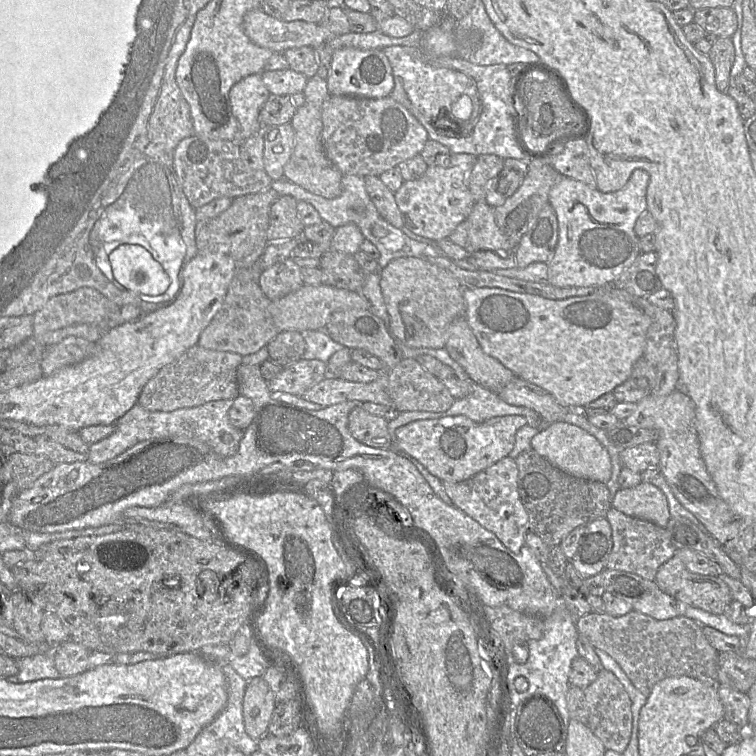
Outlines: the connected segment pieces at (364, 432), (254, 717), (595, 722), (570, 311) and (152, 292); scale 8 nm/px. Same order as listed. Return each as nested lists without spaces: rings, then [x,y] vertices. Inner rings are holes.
[[[355,407],[348,416],[348,429],[359,442],[374,448],[392,449],[388,421]]]
[[[262,677],[246,681],[247,687],[243,699],[244,728],[251,738],[259,740],[268,733],[276,699]]]
[[[598,671],[597,678],[586,688],[569,686],[567,707],[570,719],[578,720],[587,726],[603,743],[606,750],[623,753],[632,733],[632,703],[626,690],[610,671]]]
[[[501,288],[464,289],[465,318],[482,350],[511,370],[516,377],[548,391],[562,406],[582,408],[612,392],[631,375],[634,364],[643,358],[650,318],[638,308],[612,297],[604,289],[587,296],[551,300],[538,295]]]
[[[121,245],[109,258],[115,280],[126,291],[145,296],[145,302],[162,303],[170,300],[170,278],[152,255],[139,245]]]

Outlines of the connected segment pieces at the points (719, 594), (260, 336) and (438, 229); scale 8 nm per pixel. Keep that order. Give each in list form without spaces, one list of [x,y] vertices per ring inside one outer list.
[[[677,556],[659,567],[655,582],[677,601],[712,614],[725,614],[733,601],[728,585],[719,576],[694,574]]]
[[[236,277],[231,281],[224,302],[208,326],[200,335],[198,346],[215,351],[228,351],[246,356],[257,352],[277,335],[268,311],[270,300],[254,280],[241,282]]]
[[[452,153],[444,164],[428,166],[420,178],[404,181],[394,193],[404,225],[414,234],[433,241],[438,242],[448,238],[455,228],[469,216],[476,203],[468,184],[477,157],[466,153]]]

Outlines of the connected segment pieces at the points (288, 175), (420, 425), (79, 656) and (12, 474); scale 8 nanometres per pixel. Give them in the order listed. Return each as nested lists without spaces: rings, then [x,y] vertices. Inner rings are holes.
[[[317,75],[307,80],[303,92],[291,95],[292,103],[297,107],[290,122],[294,130],[294,148],[283,175],[284,179],[313,194],[333,199],[342,192],[343,174],[327,158],[322,144],[322,108],[329,97],[326,80]]]
[[[464,415],[412,421],[395,431],[397,449],[418,460],[441,481],[460,482],[509,455],[518,429],[527,424],[520,415],[490,418],[477,423]]]
[[[71,640],[53,650],[53,661],[60,678],[71,677],[88,670],[90,651]]]
[[[20,452],[6,453],[3,474],[7,482],[16,484],[16,495],[28,489],[43,474],[50,471],[55,463],[45,456]]]

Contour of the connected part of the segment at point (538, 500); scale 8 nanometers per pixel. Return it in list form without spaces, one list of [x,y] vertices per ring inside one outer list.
[[[532,450],[522,451],[515,459],[518,468],[517,490],[528,515],[528,531],[553,547],[576,527],[605,518],[612,507],[606,483],[581,479],[557,469]]]

